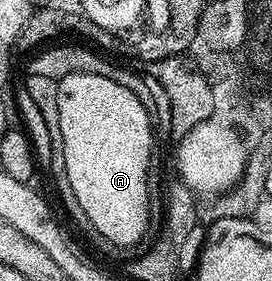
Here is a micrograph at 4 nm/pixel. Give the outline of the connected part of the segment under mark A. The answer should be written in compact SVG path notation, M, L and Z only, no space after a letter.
M64 74L58 79L57 108L59 109L59 142L61 143L61 153L63 155L63 169L69 176L69 184L73 188L73 196L77 196L77 204L81 204L81 212L83 213L86 225L97 228L97 232L119 247L125 247L137 244L147 232L149 224L149 206L150 197L147 195L147 169L149 168L150 152L153 149L151 143L151 129L153 123L147 114L147 110L141 104L141 100L137 96L133 96L133 92L129 92L129 88L121 88L121 84L117 84L113 80L105 80L105 76L97 76L96 74Z

